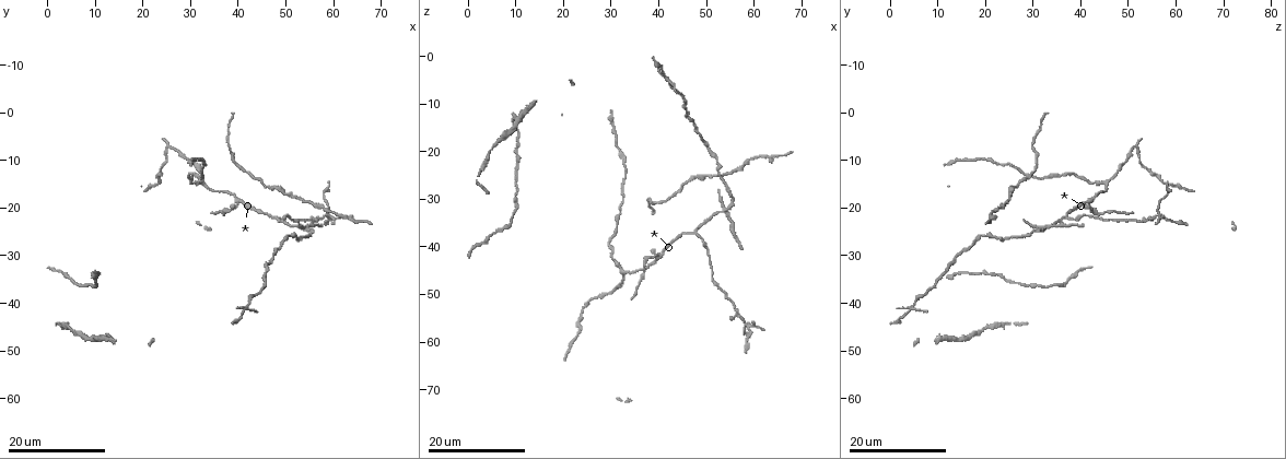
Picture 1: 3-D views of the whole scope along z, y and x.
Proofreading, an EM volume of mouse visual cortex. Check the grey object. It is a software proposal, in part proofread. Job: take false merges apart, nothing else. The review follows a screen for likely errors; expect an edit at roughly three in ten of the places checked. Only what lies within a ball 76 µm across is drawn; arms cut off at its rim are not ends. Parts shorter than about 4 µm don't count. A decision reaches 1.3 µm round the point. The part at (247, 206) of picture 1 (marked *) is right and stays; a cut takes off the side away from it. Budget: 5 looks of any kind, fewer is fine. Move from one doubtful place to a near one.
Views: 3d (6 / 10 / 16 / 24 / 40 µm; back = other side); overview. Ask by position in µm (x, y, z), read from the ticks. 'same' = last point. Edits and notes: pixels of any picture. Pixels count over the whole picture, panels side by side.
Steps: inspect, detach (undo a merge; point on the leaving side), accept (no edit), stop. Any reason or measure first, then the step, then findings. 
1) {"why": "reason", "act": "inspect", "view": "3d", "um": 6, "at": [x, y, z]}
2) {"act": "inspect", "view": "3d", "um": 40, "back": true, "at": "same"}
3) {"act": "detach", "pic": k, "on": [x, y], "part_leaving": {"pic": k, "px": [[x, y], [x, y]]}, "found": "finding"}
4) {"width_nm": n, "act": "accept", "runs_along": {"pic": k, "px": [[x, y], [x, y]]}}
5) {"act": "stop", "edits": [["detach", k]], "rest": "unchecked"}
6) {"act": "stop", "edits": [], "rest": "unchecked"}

{"why": "four arms meet", "act": "inspect", "view": "3d", "um": 16, "at": [39.5, 18.5, 42.0]}

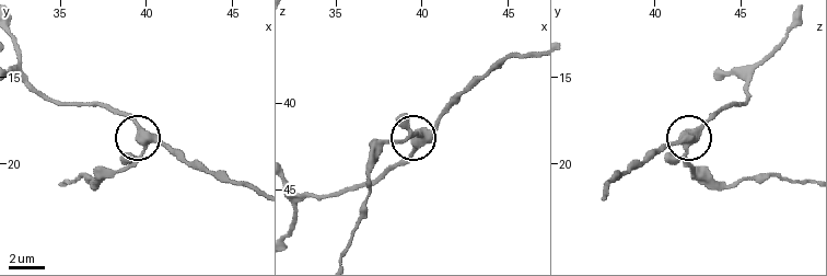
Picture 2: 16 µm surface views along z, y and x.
{"act": "inspect", "view": "3d", "um": 6, "at": [39.8, 18.9, 42.0]}

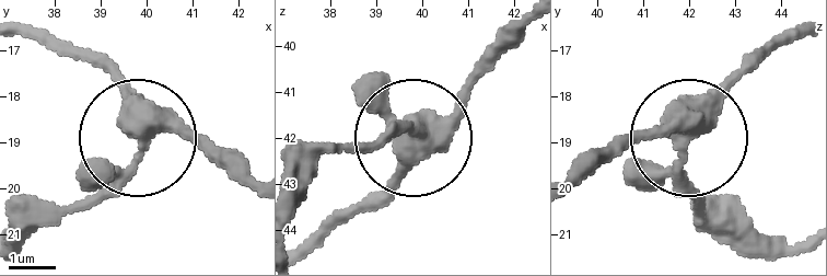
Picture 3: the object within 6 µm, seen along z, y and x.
{"side_arm_um": 14, "arms": 4, "act": "detach", "pic": 3, "on": [88, 207], "found": "a second cell is stuck on"}

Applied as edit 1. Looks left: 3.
{"why": "looks like a crossing", "act": "inspect", "view": "3d", "um": 24, "at": [59.0, 22.0, 56.0]}

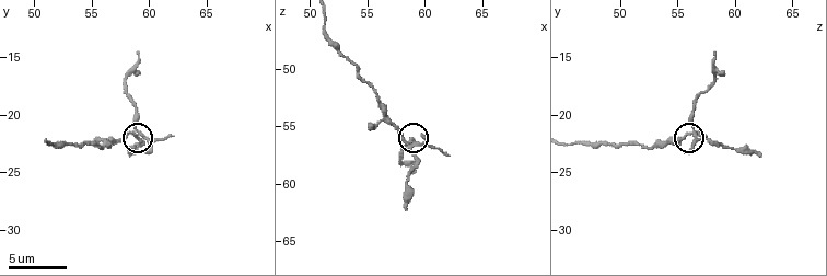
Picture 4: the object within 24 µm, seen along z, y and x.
{"act": "inspect", "view": "3d", "um": 10, "at": [59.2, 21.8, 56.6]}

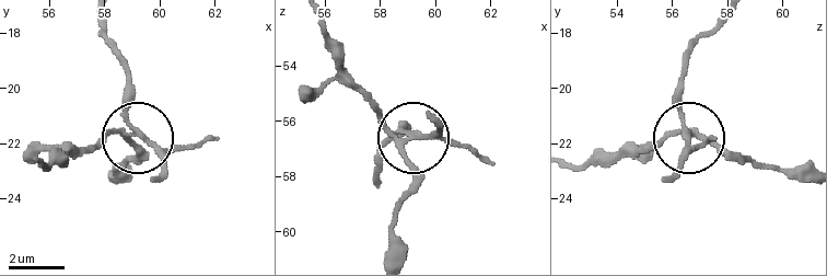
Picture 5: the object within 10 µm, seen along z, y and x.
{"act": "detach", "pic": 5, "on": [124, 95], "part_leaving": {"pic": 5, "px": [[689, 130], [677, 83], [687, 55], [720, 20]]}, "found": "a second cell is stuck on"}

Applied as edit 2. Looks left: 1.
{"act": "stop", "edits": [["detach", 3], ["detach", 5]], "rest": "unchecked"}

